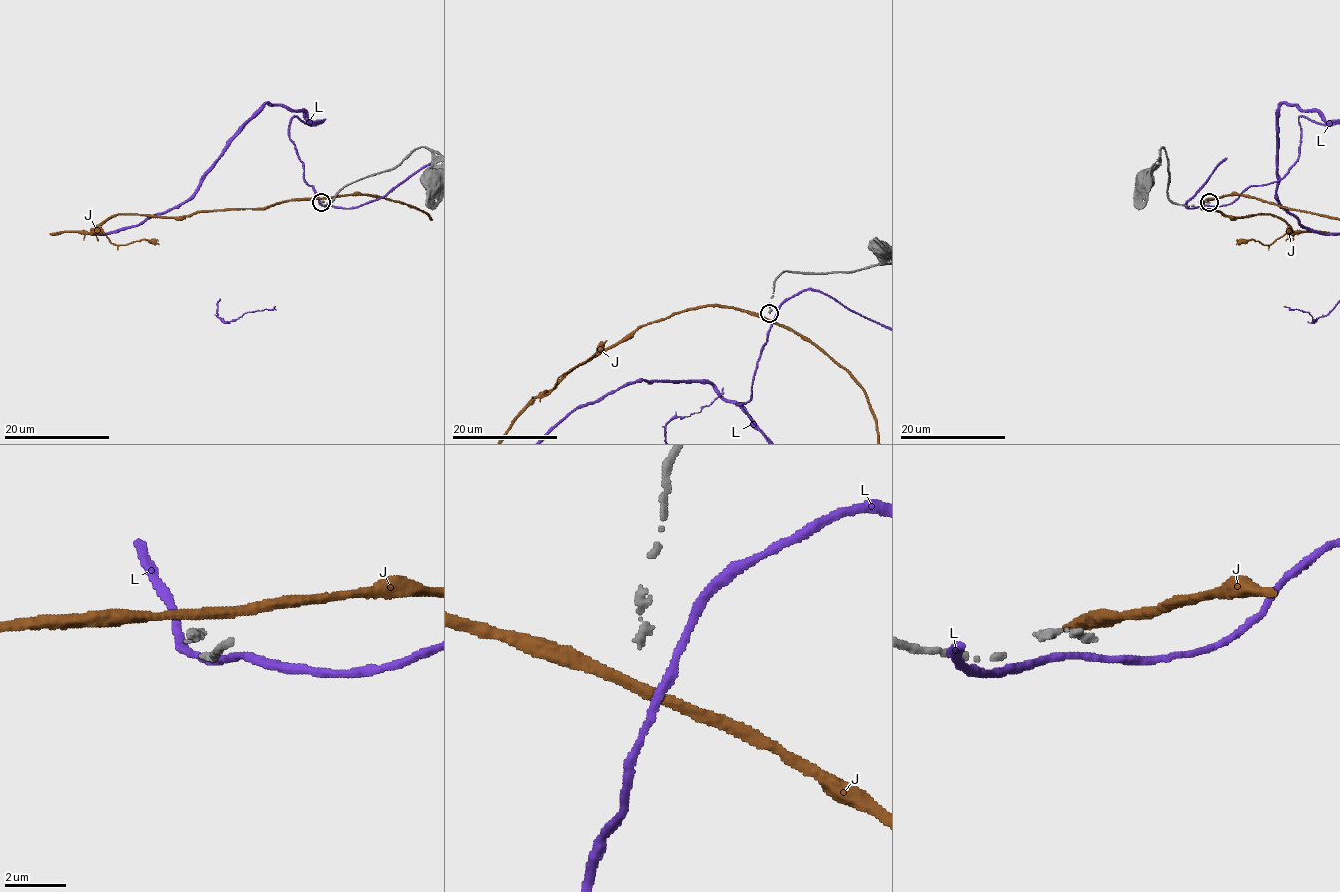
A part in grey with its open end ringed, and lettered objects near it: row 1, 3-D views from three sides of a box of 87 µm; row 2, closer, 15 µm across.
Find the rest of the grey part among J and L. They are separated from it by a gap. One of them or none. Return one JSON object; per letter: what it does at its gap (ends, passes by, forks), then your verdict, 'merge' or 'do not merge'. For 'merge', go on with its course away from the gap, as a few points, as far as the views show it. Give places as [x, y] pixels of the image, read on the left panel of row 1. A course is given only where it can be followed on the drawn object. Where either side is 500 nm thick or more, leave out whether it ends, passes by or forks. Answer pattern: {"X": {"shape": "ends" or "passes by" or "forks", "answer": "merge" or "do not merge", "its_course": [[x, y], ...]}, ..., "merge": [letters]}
{"J": {"shape": "passes by", "answer": "do not merge"}, "L": {"shape": "passes by", "answer": "do not merge"}, "merge": []}

